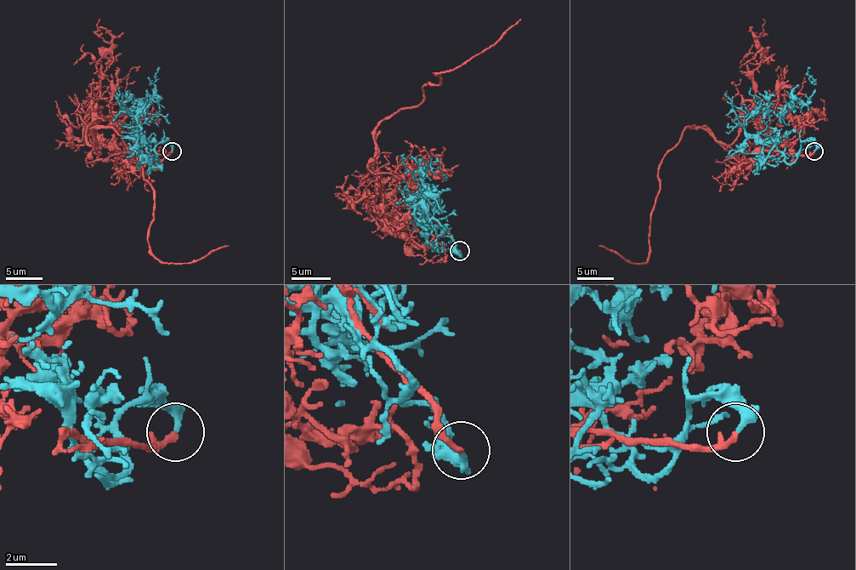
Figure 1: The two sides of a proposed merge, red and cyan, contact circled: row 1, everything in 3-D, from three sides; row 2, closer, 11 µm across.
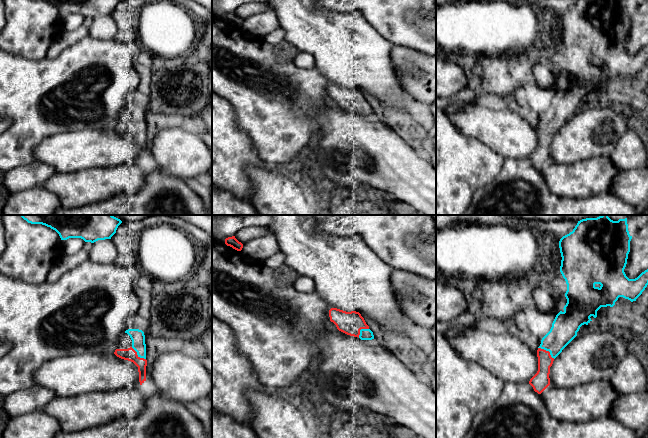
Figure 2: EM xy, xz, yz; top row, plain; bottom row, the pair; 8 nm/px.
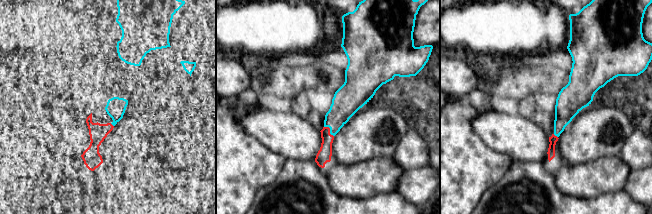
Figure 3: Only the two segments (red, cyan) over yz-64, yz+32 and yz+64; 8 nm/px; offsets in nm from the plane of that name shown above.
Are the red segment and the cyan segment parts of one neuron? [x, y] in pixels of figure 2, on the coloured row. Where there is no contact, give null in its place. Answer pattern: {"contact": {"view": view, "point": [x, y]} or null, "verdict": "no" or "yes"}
{"contact": {"view": "yz", "point": [547, 351]}, "verdict": "yes"}

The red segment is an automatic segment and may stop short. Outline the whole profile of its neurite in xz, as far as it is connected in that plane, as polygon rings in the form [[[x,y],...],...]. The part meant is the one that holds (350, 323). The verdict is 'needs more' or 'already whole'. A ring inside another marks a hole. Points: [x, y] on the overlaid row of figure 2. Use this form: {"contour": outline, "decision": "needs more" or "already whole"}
{"contour": [[[331,308],[329,317],[337,329],[347,335],[358,337],[361,340],[374,339],[373,332],[369,329],[359,312],[346,312],[337,308]]], "decision": "needs more"}

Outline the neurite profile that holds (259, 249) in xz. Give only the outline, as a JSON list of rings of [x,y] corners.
[[[268,233],[244,243],[241,254],[255,263],[264,263],[266,259],[280,251],[275,235]]]

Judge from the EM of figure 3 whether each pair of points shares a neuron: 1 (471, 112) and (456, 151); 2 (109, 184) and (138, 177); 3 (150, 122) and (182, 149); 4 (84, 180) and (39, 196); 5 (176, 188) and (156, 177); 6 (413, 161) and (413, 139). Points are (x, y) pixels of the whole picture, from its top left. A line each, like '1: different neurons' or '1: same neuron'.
1: same neuron
2: same neuron
3: different neurons
4: same neuron
5: different neurons
6: same neuron

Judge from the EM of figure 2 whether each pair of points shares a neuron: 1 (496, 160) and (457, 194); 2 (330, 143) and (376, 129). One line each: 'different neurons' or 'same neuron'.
1: same neuron
2: same neuron

